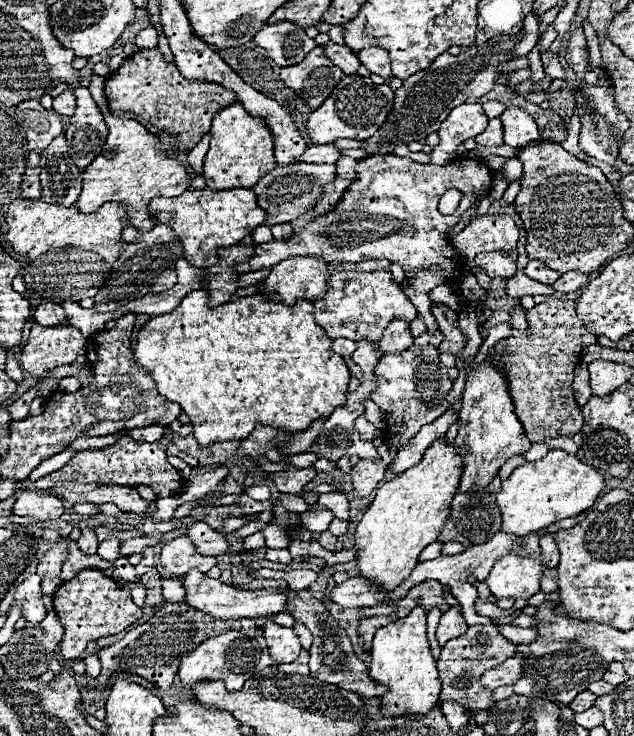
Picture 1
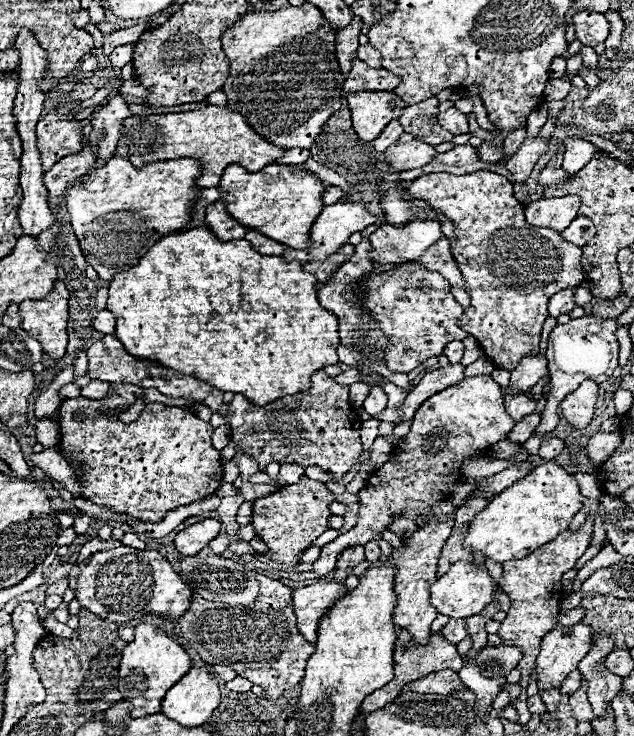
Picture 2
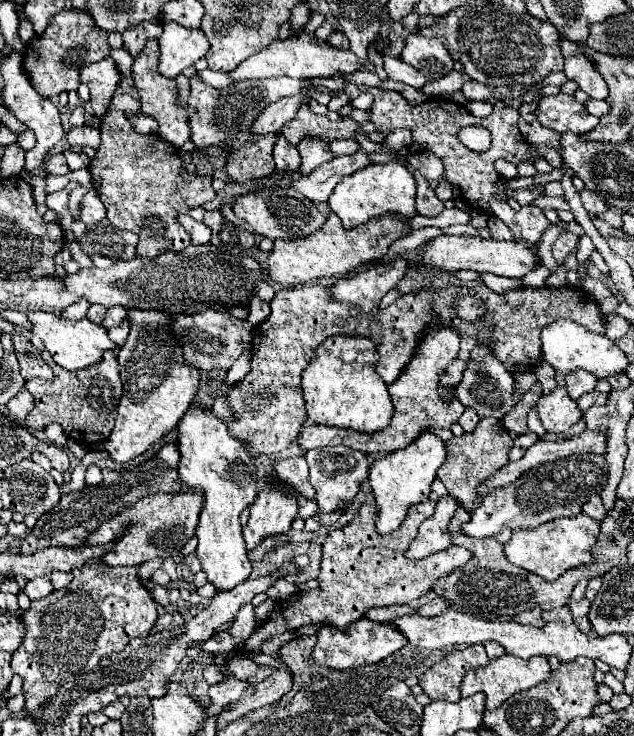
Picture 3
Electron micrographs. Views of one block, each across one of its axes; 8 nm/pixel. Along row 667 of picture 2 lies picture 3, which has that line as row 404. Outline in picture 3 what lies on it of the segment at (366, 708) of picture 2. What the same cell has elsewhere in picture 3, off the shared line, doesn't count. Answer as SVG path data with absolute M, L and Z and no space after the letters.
M432 322L424 330L424 336L420 338L414 350L412 360L404 366L400 378L388 386L388 392L394 402L394 416L388 428L376 434L358 434L352 430L338 430L338 428L326 428L326 426L304 426L302 432L298 434L298 444L304 450L342 444L348 448L360 450L364 454L378 454L378 452L394 452L394 450L406 448L426 428L450 428L462 416L464 406L456 400L454 394L446 402L438 390L440 390L440 378L446 372L448 362L454 362L454 358L458 358L458 350L460 350L458 332L454 328Z

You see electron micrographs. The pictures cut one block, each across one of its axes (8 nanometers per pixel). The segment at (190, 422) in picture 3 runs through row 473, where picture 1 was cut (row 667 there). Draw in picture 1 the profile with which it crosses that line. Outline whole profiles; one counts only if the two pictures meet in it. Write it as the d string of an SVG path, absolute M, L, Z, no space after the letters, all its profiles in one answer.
M226 632L220 636L208 638L192 654L188 654L182 660L182 664L178 668L180 688L192 690L198 682L204 682L204 680L224 680L226 690L230 690L230 692L242 690L244 682L254 674L254 668L256 668L260 656L262 656L262 650L260 650L256 638L250 638L242 632Z

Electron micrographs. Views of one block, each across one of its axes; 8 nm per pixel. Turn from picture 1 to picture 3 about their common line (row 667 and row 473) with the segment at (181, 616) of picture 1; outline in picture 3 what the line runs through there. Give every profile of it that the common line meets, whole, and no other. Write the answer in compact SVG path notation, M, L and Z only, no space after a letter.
M176 440L166 442L150 460L142 462L140 466L134 466L130 470L118 470L118 476L114 476L114 470L104 468L102 476L104 480L98 486L86 486L78 492L66 492L60 498L60 504L46 512L36 526L30 530L30 534L22 540L22 546L18 548L20 554L34 554L40 548L50 546L80 546L90 532L94 532L106 518L116 516L116 512L122 512L124 508L132 506L144 496L156 494L156 492L178 492L180 490L180 476L178 476L178 444Z

